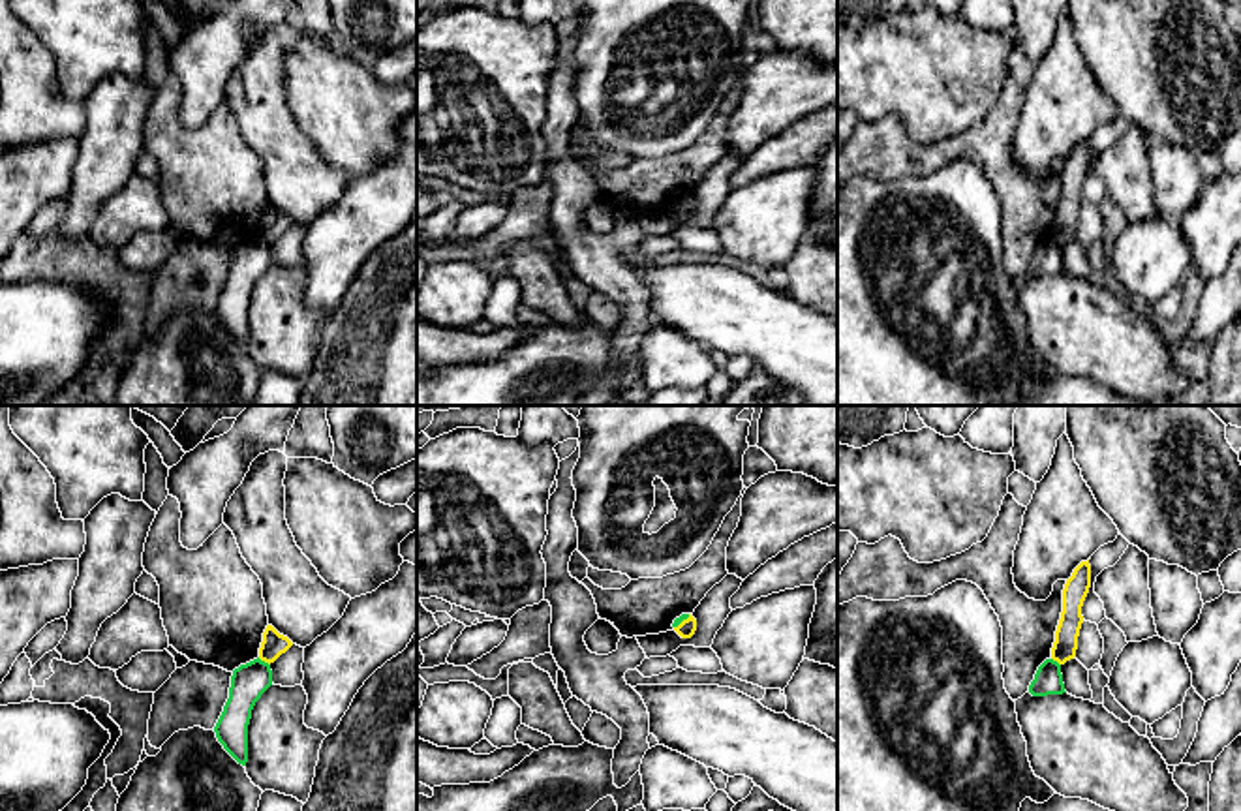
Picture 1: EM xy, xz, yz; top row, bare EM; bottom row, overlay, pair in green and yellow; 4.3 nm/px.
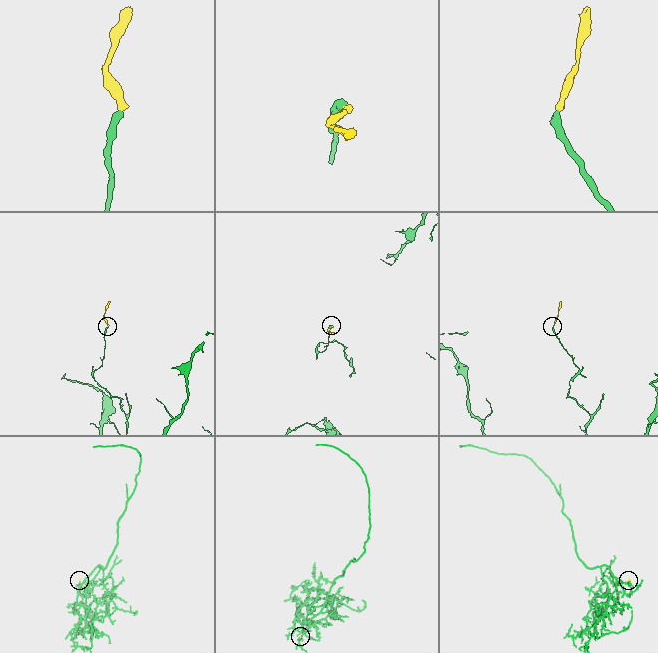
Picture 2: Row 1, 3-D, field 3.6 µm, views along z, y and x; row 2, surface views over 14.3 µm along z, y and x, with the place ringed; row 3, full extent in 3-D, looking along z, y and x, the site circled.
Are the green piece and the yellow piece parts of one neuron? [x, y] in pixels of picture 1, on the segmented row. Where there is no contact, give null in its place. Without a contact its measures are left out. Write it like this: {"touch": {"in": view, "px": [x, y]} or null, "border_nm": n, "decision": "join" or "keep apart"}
{"touch": {"in": "xy", "px": [263, 661]}, "border_nm": 70, "decision": "keep apart"}

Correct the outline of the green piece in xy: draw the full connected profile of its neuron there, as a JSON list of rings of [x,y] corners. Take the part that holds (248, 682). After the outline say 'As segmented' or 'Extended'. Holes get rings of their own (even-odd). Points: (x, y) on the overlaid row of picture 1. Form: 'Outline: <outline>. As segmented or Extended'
Outline: [[[259,657],[233,670],[229,698],[214,732],[223,749],[242,766],[248,762],[248,725],[252,710],[270,685],[270,665]]]. As segmented

